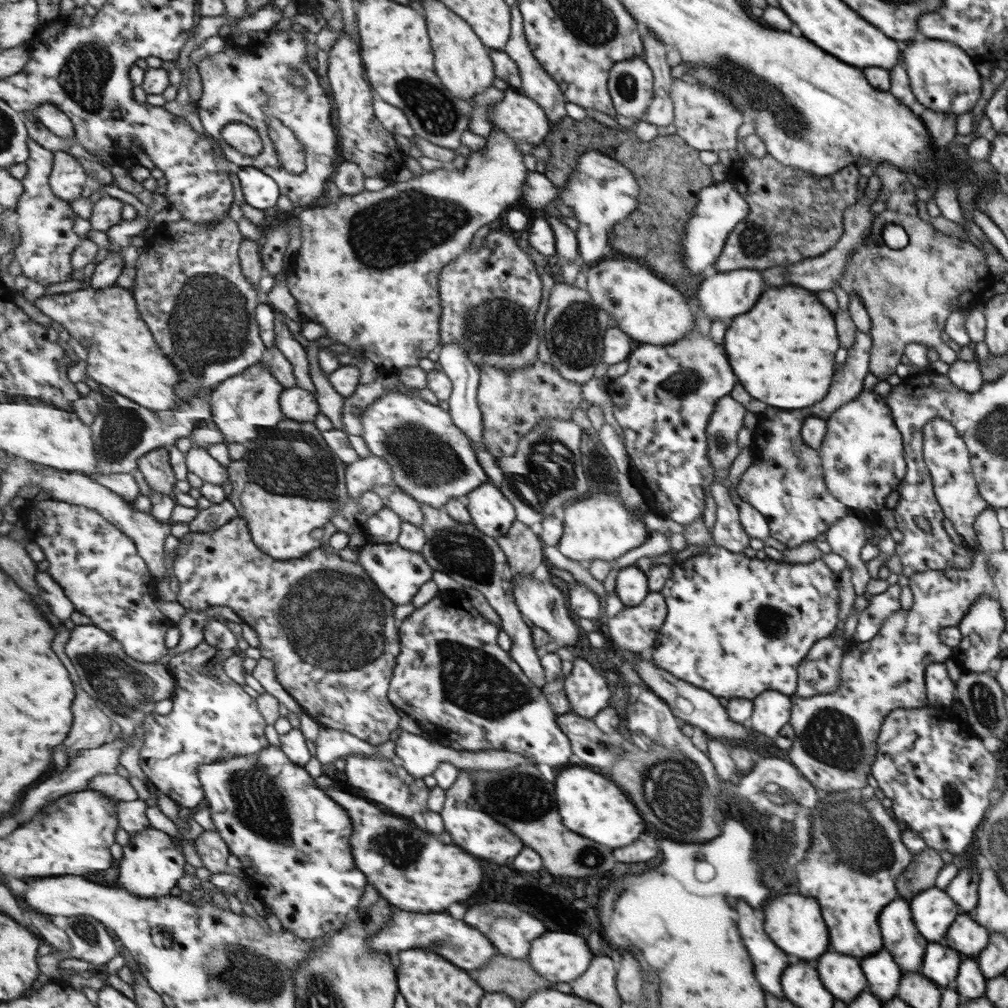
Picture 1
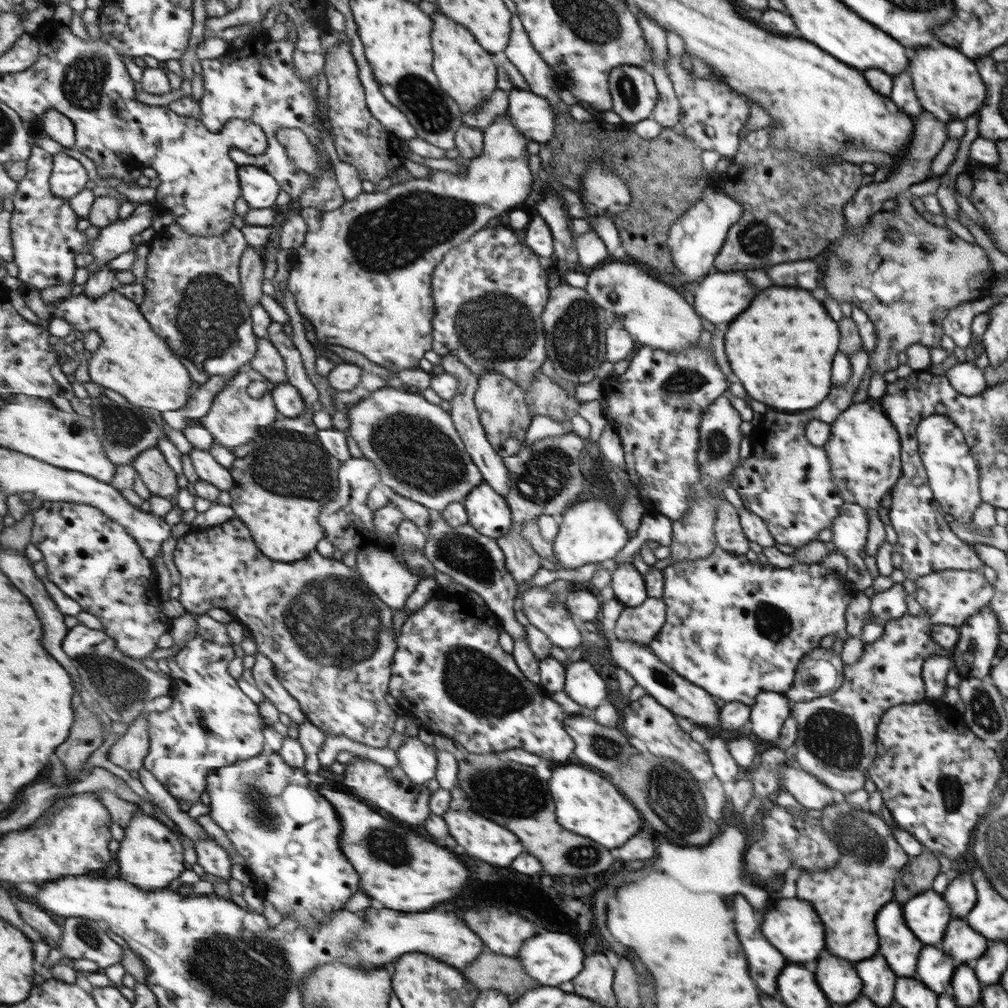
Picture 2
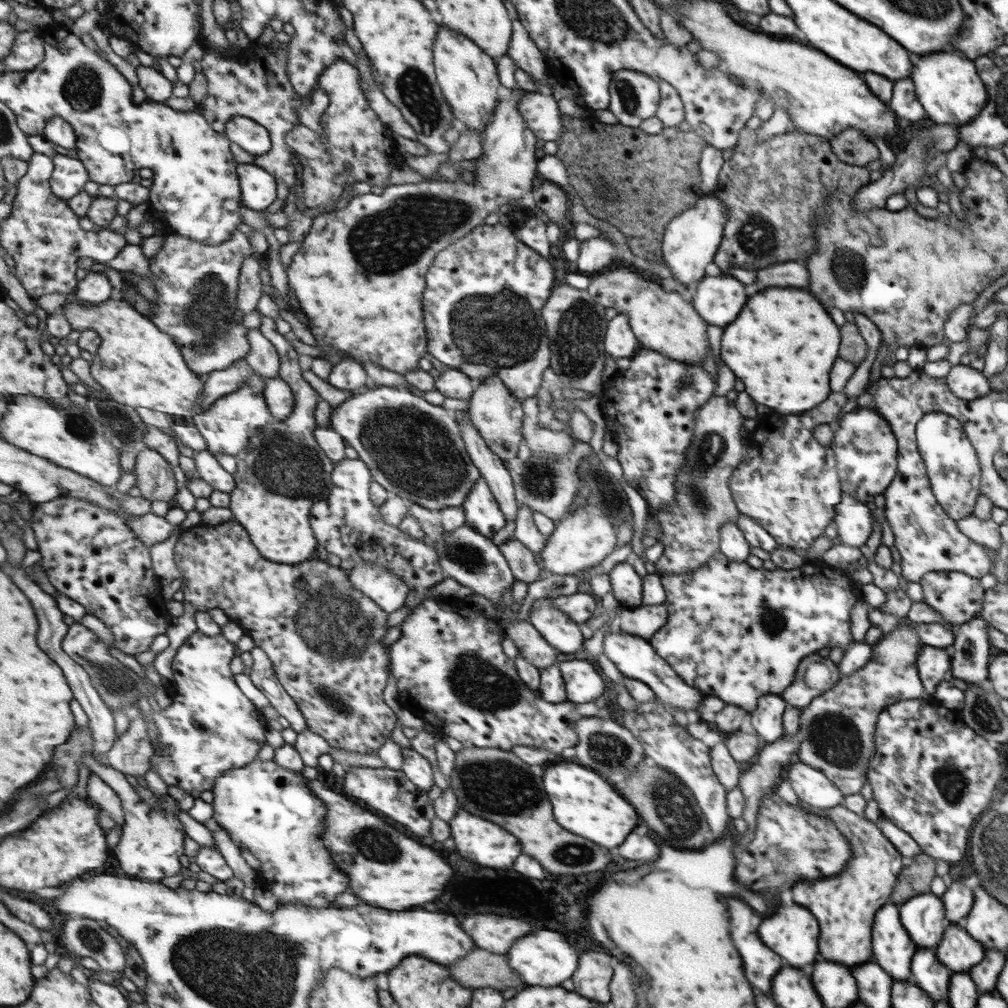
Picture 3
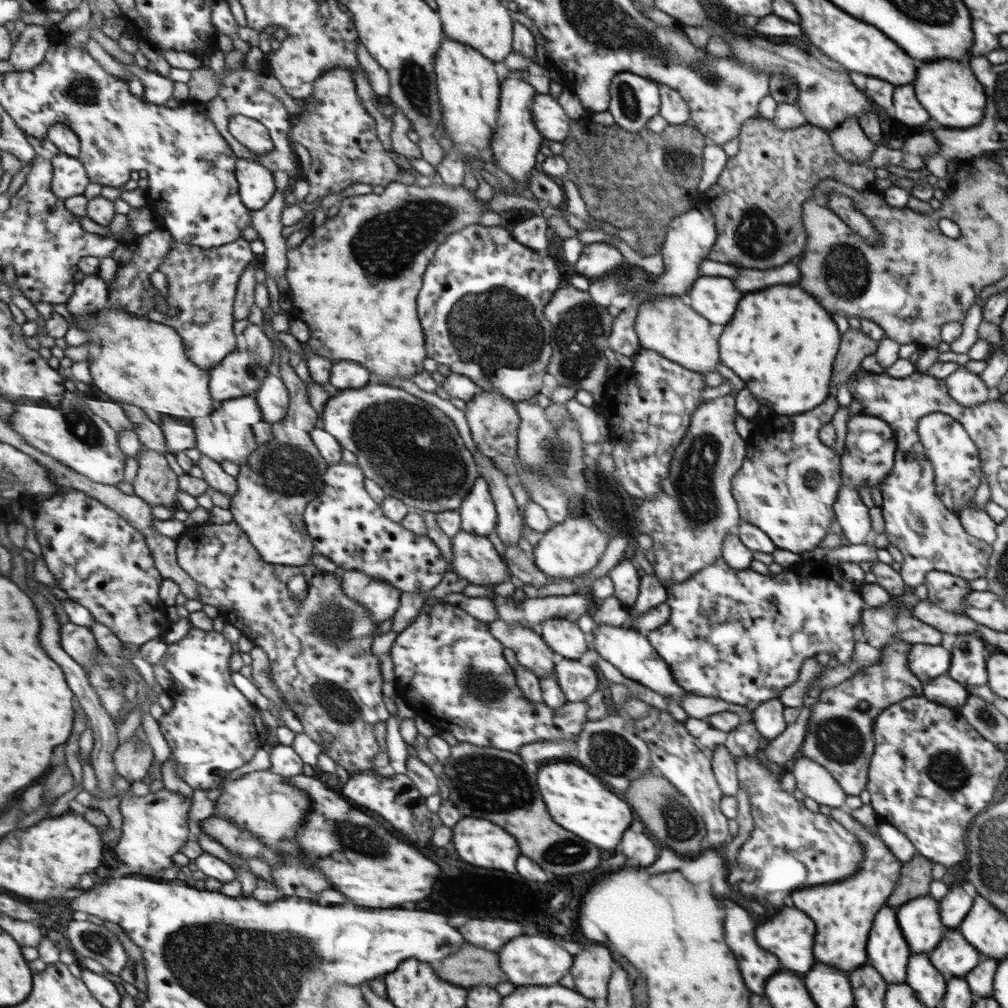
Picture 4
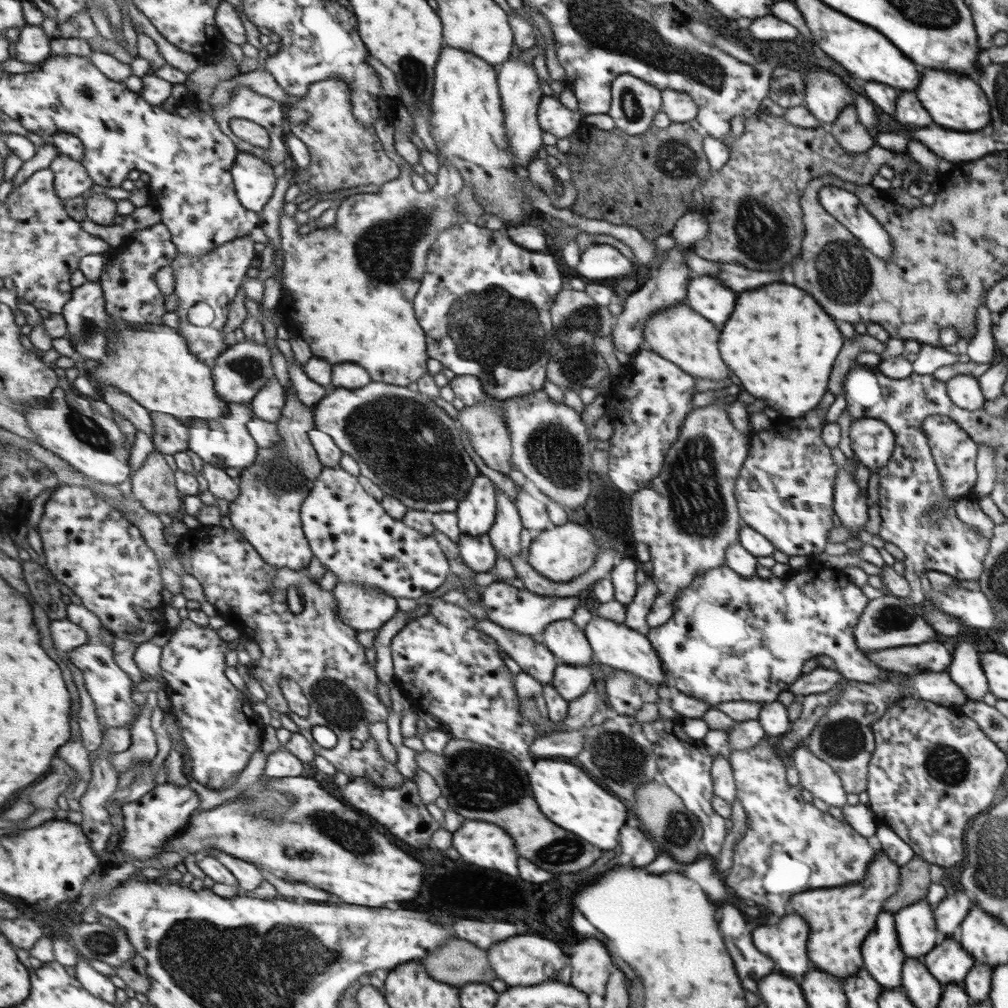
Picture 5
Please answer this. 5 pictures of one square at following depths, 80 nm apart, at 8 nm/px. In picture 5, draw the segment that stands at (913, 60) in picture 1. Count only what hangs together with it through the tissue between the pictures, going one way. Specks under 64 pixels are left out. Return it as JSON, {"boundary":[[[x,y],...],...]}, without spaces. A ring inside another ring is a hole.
{"boundary":[[[925,68],[921,72],[921,88],[917,88],[917,100],[921,100],[925,108],[929,108],[929,116],[933,116],[933,122],[941,124],[943,128],[965,132],[979,130],[989,122],[989,104],[983,92],[973,80],[969,80],[963,74]]]}

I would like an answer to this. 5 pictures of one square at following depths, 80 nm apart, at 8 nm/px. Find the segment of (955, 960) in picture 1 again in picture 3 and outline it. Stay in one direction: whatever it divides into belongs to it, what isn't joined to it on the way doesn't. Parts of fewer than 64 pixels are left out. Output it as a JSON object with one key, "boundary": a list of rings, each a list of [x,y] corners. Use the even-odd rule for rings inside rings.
{"boundary":[[[917,948],[912,956],[911,971],[907,980],[926,992],[933,1002],[947,1000],[951,972],[937,960],[934,949]]]}

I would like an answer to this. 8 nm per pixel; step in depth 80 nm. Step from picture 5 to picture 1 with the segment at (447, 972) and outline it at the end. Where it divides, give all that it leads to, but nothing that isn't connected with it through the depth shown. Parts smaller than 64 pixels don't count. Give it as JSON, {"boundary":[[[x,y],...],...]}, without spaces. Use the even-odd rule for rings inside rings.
{"boundary":[[[497,956],[489,966],[477,972],[477,980],[487,993],[503,992],[517,1000],[527,1000],[533,993],[551,988],[551,982],[531,966],[523,960]]]}

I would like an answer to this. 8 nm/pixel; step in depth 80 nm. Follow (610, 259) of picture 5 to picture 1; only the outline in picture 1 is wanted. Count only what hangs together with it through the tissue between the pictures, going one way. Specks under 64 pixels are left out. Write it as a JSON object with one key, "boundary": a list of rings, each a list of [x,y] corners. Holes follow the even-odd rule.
{"boundary":[[[587,151],[579,156],[568,182],[559,187],[558,198],[565,206],[571,208],[574,219],[577,220],[578,225],[574,233],[580,258],[587,266],[593,265],[603,259],[607,252],[611,252],[608,230],[636,207],[637,194],[640,192],[637,188],[638,182],[629,170],[604,154]]]}

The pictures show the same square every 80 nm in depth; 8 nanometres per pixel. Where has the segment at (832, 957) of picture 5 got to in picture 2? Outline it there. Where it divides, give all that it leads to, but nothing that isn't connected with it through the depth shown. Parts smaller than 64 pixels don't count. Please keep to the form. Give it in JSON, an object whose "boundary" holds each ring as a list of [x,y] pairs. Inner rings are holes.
{"boundary":[[[834,792],[836,801],[821,810],[819,810],[819,820],[821,827],[825,829],[825,833],[837,840],[839,848],[841,848],[841,860],[837,864],[833,864],[833,868],[825,868],[825,870],[817,870],[817,872],[805,872],[800,870],[799,878],[796,879],[797,890],[795,896],[799,900],[813,900],[813,904],[817,904],[817,912],[821,912],[821,920],[825,920],[825,928],[829,928],[829,952],[833,956],[841,956],[842,959],[853,962],[871,958],[877,954],[877,934],[875,930],[875,915],[877,910],[894,898],[893,878],[895,872],[903,870],[903,864],[907,862],[905,851],[900,847],[894,836],[891,836],[891,828],[877,816],[869,812],[869,810],[859,810],[853,808],[847,803],[846,795]]]}

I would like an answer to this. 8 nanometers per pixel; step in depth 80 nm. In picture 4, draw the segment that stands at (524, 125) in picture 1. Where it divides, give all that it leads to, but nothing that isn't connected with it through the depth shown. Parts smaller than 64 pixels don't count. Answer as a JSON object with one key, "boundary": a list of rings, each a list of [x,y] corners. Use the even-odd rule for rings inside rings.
{"boundary":[[[537,93],[532,106],[536,127],[547,140],[561,142],[573,120],[565,116],[559,104],[549,94]]]}

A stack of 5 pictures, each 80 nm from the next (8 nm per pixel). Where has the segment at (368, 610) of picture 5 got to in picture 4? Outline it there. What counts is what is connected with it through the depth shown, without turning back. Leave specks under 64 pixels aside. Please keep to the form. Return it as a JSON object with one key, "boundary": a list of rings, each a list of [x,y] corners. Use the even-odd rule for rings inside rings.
{"boundary":[[[359,571],[345,572],[343,582],[346,595],[365,606],[374,621],[385,622],[397,614],[402,590],[395,585]]]}

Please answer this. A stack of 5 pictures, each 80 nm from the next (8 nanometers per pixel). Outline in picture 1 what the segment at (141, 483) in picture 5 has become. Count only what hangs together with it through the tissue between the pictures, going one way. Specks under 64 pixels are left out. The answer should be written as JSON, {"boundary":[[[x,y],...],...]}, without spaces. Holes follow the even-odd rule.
{"boundary":[[[161,447],[139,459],[139,470],[152,490],[173,496],[178,478],[170,461],[169,448]]]}

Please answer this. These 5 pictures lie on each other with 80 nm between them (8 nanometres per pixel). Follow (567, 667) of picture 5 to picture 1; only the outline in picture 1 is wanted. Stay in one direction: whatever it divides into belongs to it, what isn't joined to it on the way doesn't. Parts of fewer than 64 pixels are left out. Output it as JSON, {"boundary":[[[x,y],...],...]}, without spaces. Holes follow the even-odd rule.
{"boundary":[[[571,657],[571,670],[563,678],[561,695],[565,697],[568,711],[573,715],[593,718],[609,702],[605,680],[581,657]]]}

